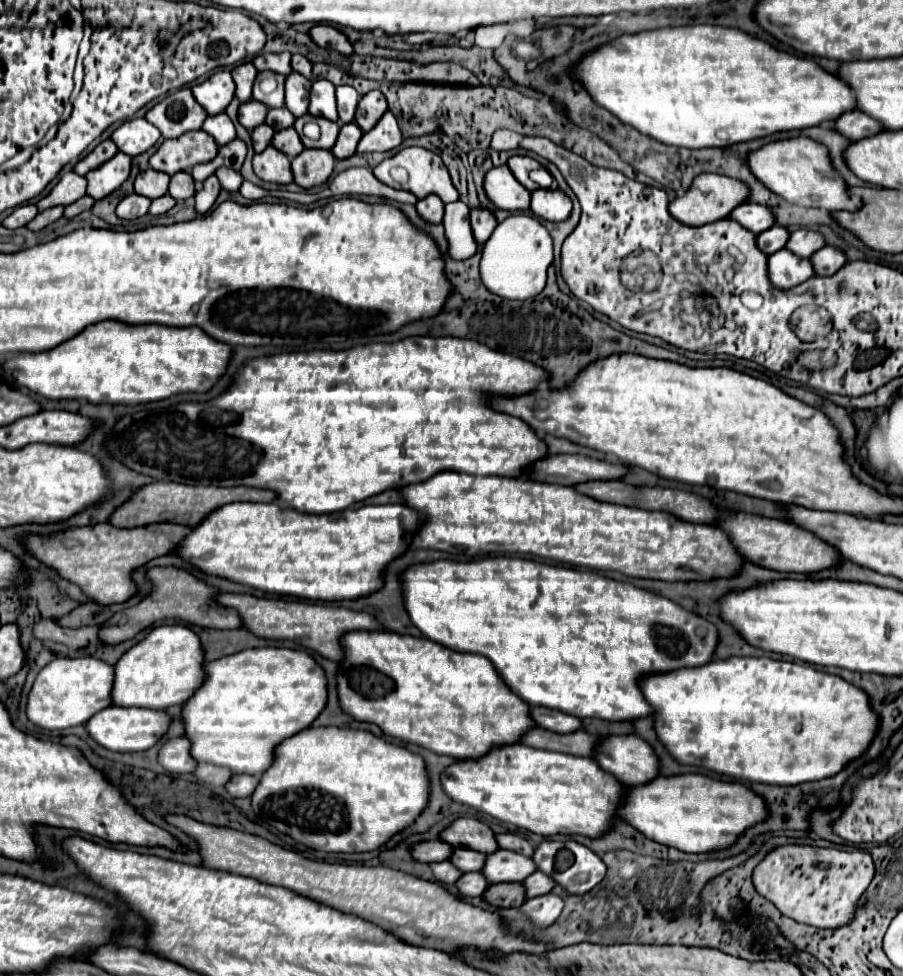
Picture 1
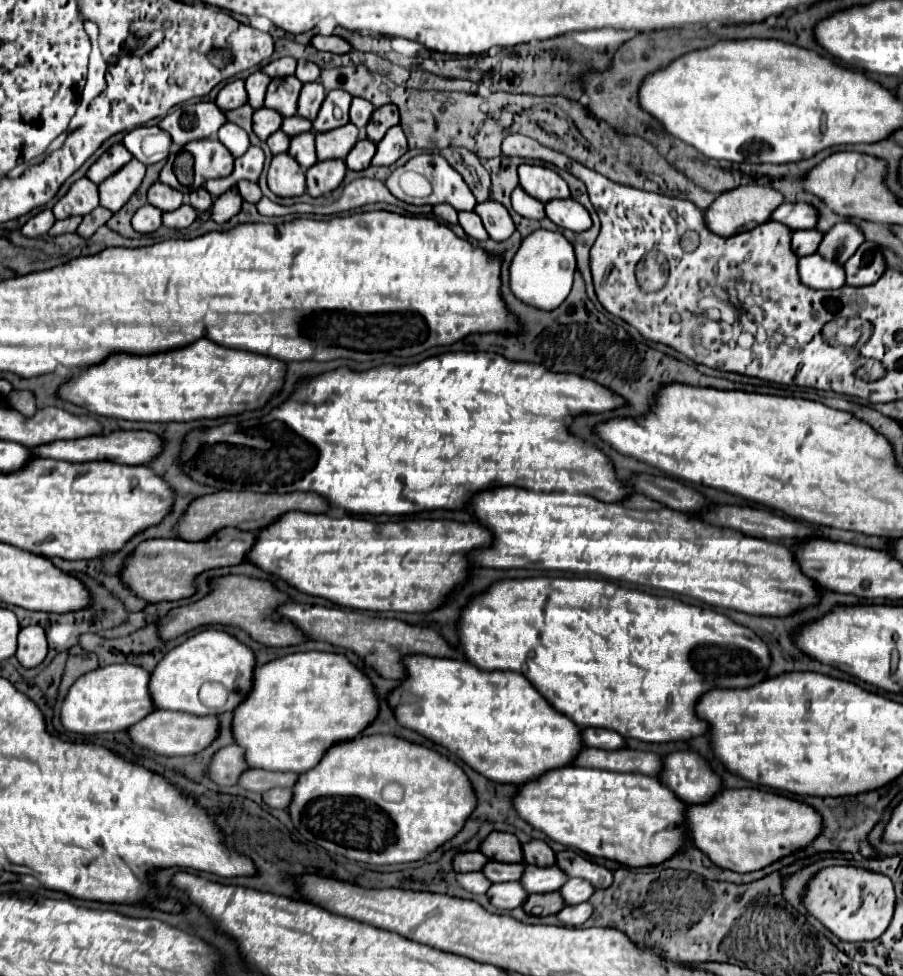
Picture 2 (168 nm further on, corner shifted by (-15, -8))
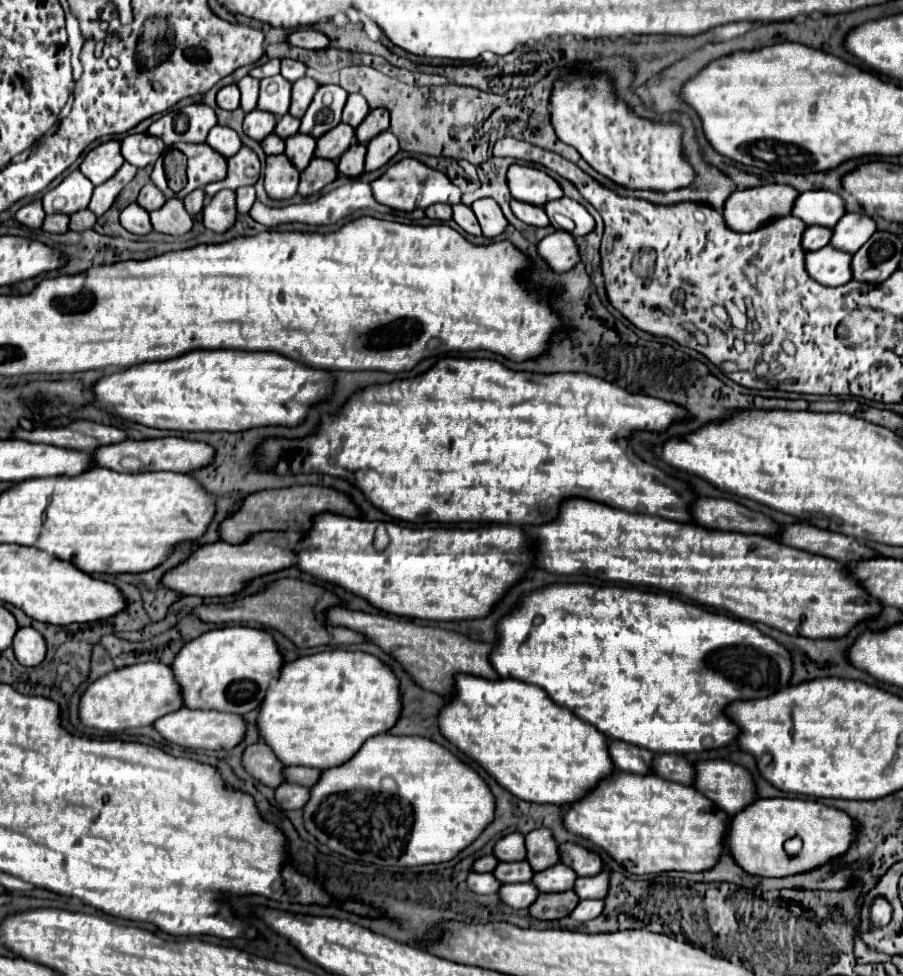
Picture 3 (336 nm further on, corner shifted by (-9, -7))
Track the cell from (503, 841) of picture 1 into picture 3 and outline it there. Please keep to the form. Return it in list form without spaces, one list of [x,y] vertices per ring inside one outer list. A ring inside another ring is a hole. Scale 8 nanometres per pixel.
[[[548,829],[530,831],[524,839],[526,839],[526,851],[528,851],[526,861],[530,863],[530,867],[534,871],[548,869],[548,867],[552,867],[554,863],[560,861],[558,845],[554,843],[554,839],[552,839]]]

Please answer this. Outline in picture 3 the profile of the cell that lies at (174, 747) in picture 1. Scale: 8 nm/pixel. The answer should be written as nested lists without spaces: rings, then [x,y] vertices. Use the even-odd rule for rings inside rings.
[[[254,743],[244,749],[242,767],[246,769],[246,773],[252,779],[256,779],[272,789],[276,789],[282,783],[280,763],[274,757],[274,753],[270,753],[268,745],[264,745],[264,743]]]

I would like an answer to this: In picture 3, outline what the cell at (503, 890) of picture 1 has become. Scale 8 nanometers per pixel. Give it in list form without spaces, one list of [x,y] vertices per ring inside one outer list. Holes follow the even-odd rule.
[[[574,891],[564,893],[540,893],[538,899],[528,907],[528,913],[536,919],[562,919],[578,905]]]

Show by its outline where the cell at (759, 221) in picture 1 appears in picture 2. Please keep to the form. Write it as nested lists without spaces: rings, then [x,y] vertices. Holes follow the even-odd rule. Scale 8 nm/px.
[[[796,202],[796,204],[782,204],[774,210],[772,218],[776,222],[786,224],[792,230],[802,228],[816,228],[818,224],[818,210],[808,202]]]

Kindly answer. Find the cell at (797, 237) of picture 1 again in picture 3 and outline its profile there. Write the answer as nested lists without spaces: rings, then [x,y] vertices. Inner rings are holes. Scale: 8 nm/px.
[[[846,213],[832,229],[830,245],[844,253],[854,255],[876,231],[874,219],[862,213]]]

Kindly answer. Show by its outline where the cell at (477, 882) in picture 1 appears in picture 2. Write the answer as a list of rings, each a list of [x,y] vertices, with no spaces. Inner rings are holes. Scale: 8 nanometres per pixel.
[[[504,882],[504,884],[492,884],[488,890],[488,898],[492,906],[500,910],[514,910],[520,908],[522,902],[526,902],[528,892],[520,882]]]

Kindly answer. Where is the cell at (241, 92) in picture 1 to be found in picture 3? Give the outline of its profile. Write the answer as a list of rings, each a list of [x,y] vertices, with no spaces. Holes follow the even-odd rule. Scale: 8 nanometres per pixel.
[[[246,75],[244,79],[238,81],[240,93],[242,93],[240,107],[244,109],[244,113],[250,113],[256,107],[256,101],[258,101],[258,85],[260,85],[260,81],[258,79],[252,79],[250,75]]]

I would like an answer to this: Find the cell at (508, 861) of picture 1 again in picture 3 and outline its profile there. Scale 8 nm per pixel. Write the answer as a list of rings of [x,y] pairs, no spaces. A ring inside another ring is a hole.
[[[556,863],[544,871],[534,873],[532,883],[538,887],[540,893],[554,893],[554,891],[570,891],[576,881],[576,873],[566,867],[564,863]]]

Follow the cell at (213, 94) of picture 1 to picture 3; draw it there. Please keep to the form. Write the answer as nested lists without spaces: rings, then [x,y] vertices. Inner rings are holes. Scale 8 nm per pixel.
[[[226,85],[226,87],[222,87],[218,91],[218,95],[216,95],[216,101],[218,101],[218,105],[222,109],[228,109],[228,111],[236,109],[240,105],[240,89],[238,89],[238,85]]]

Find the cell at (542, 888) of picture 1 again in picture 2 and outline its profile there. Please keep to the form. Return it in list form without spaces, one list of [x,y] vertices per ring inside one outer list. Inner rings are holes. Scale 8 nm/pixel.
[[[570,878],[560,888],[560,894],[562,894],[566,904],[582,904],[594,894],[594,888],[592,888],[590,882],[584,882],[582,878]]]

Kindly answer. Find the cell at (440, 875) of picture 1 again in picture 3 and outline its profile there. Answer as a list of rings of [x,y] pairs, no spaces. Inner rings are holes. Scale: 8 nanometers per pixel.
[[[470,873],[466,885],[474,893],[496,893],[500,887],[500,883],[492,873]]]

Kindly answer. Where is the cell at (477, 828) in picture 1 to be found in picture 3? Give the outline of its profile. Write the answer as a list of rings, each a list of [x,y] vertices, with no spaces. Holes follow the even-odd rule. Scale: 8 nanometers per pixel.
[[[508,833],[506,837],[498,839],[494,845],[494,857],[498,861],[524,861],[526,847],[522,833]]]

